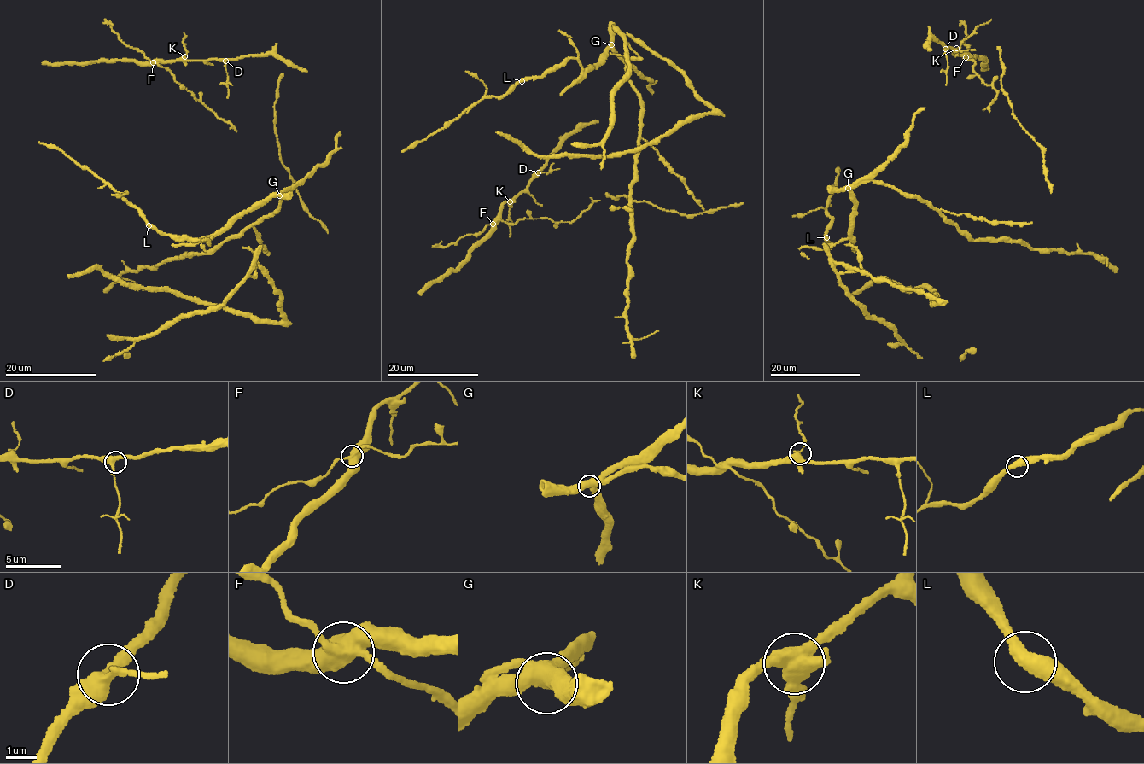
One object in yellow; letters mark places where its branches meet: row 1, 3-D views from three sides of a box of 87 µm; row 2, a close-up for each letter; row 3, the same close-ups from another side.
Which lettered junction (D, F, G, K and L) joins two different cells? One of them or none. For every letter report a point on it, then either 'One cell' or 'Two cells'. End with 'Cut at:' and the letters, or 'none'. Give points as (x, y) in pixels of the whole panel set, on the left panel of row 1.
D: Place: (225, 61). One cell
F: Place: (153, 62). Two cells
G: Place: (279, 195). One cell
K: Place: (184, 56). One cell
L: Place: (148, 225). One cell
Cut at: F

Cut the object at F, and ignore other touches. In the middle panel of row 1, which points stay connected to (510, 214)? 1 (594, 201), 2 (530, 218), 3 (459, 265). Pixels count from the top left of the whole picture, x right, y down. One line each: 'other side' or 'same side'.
1: other side
2: other side
3: same side

